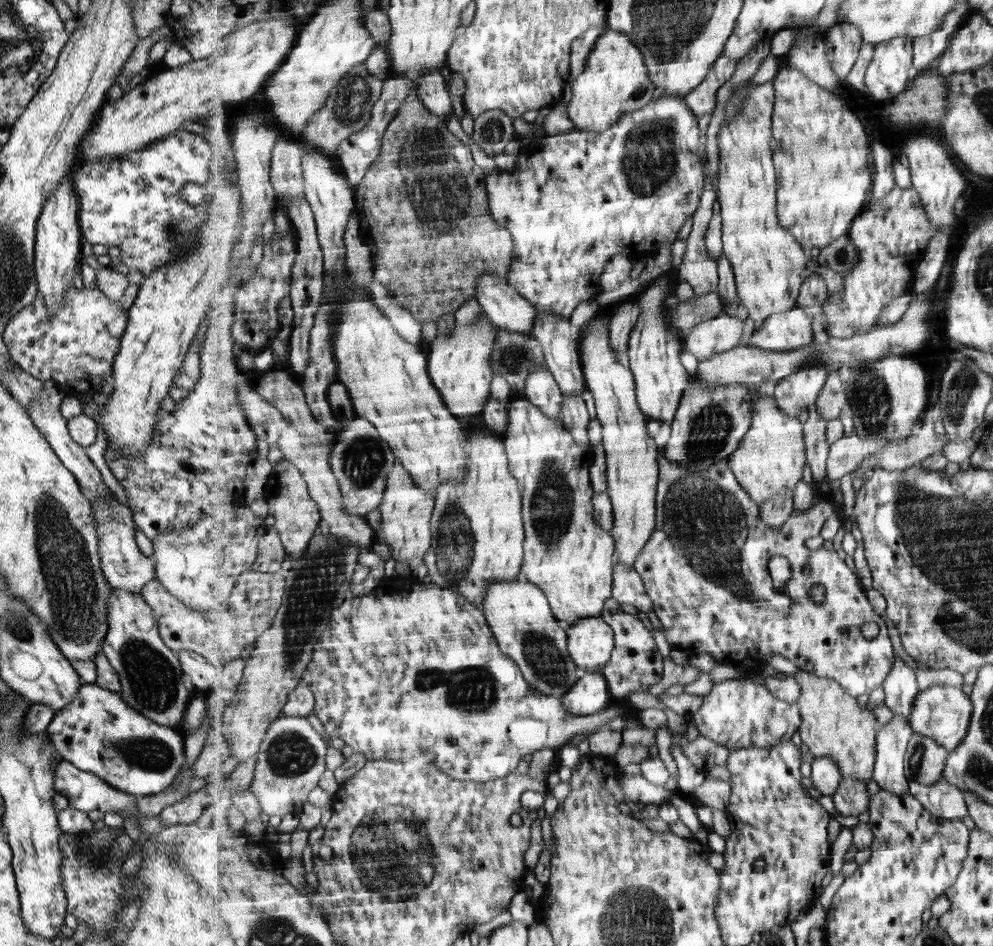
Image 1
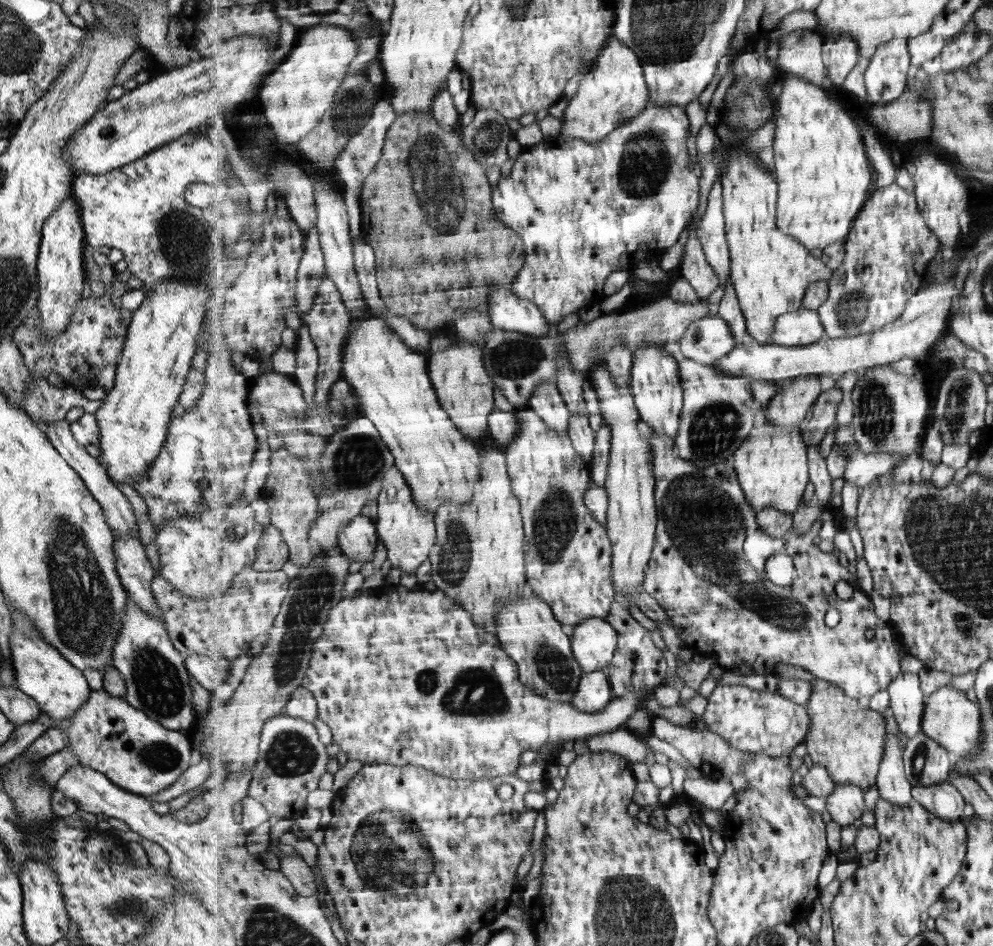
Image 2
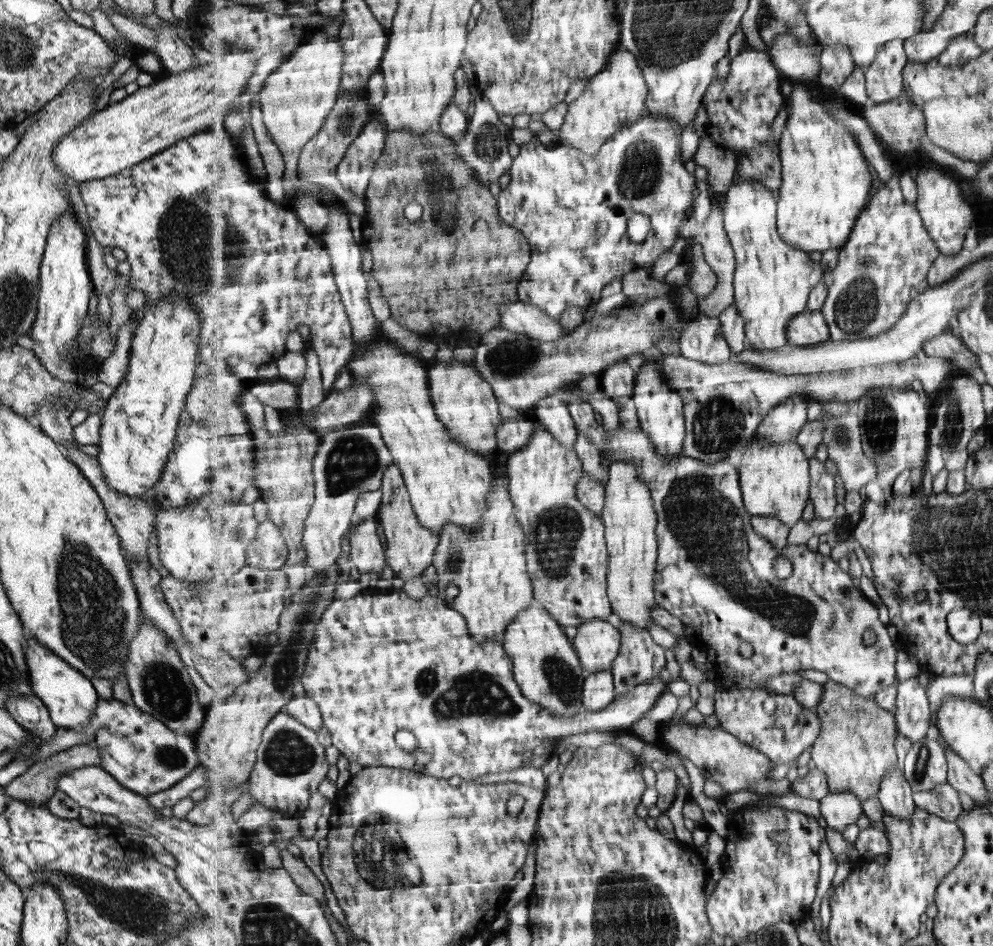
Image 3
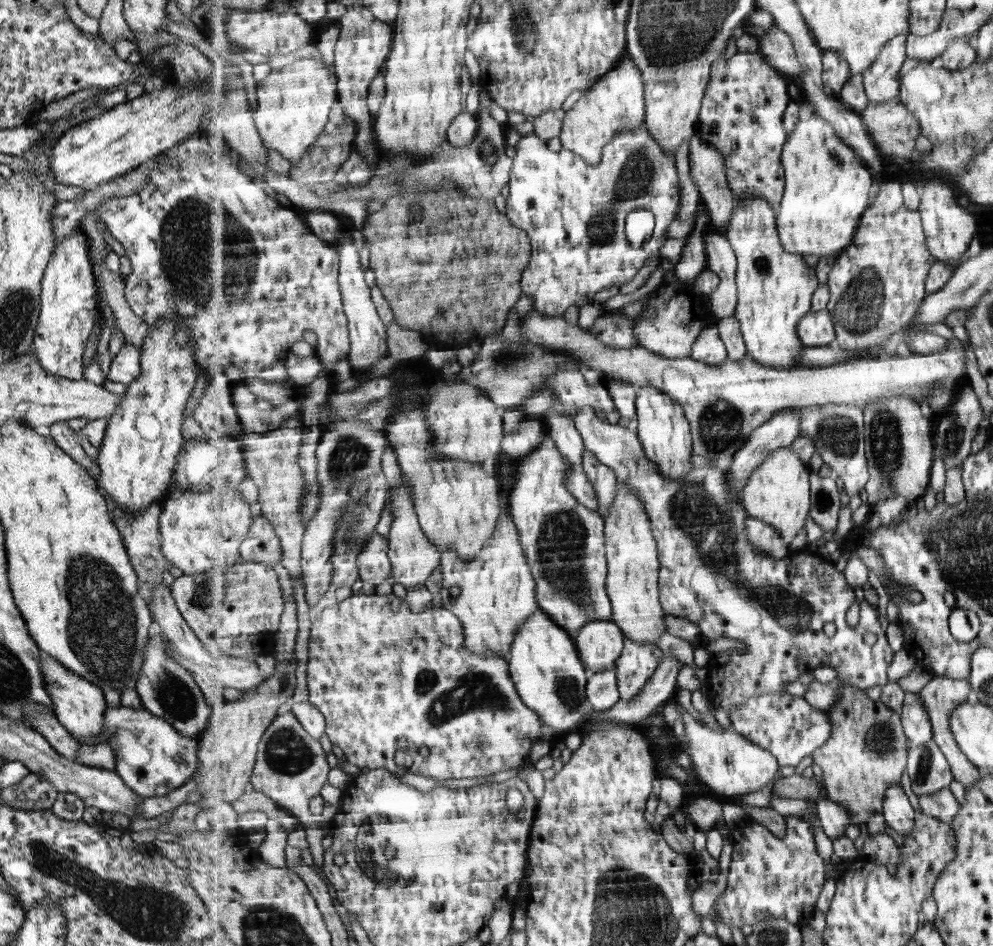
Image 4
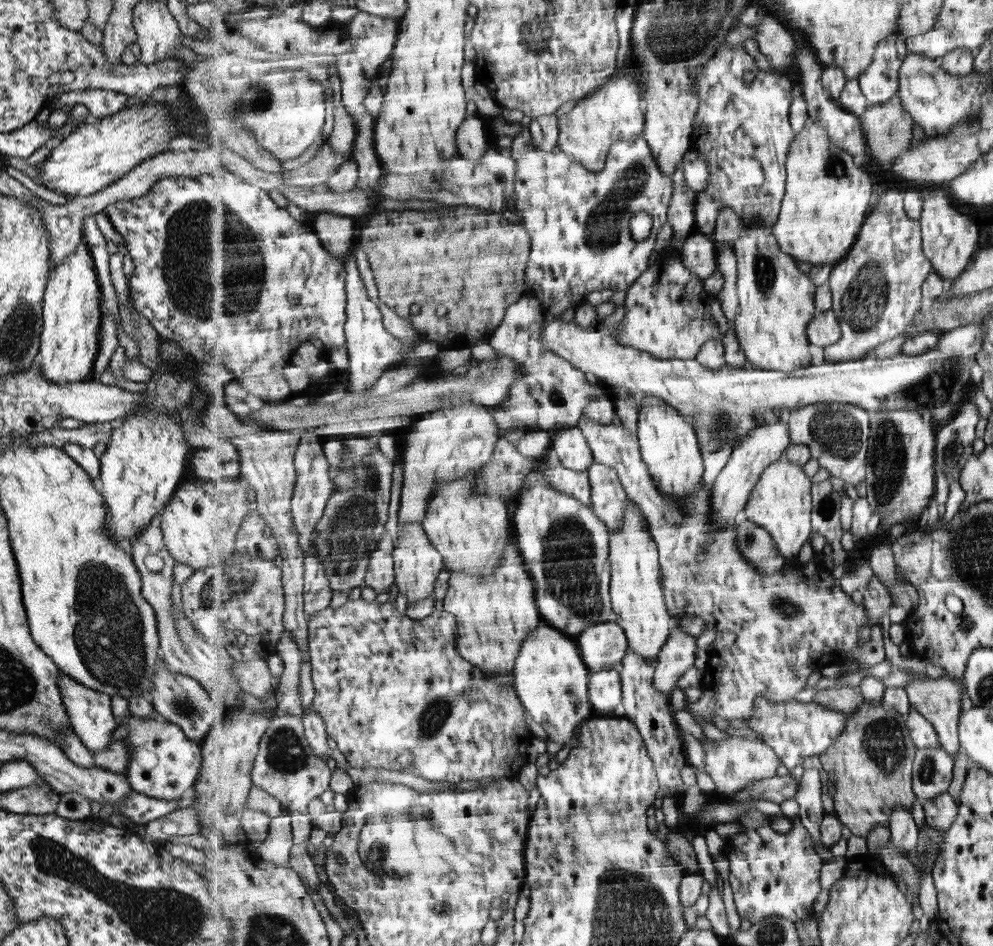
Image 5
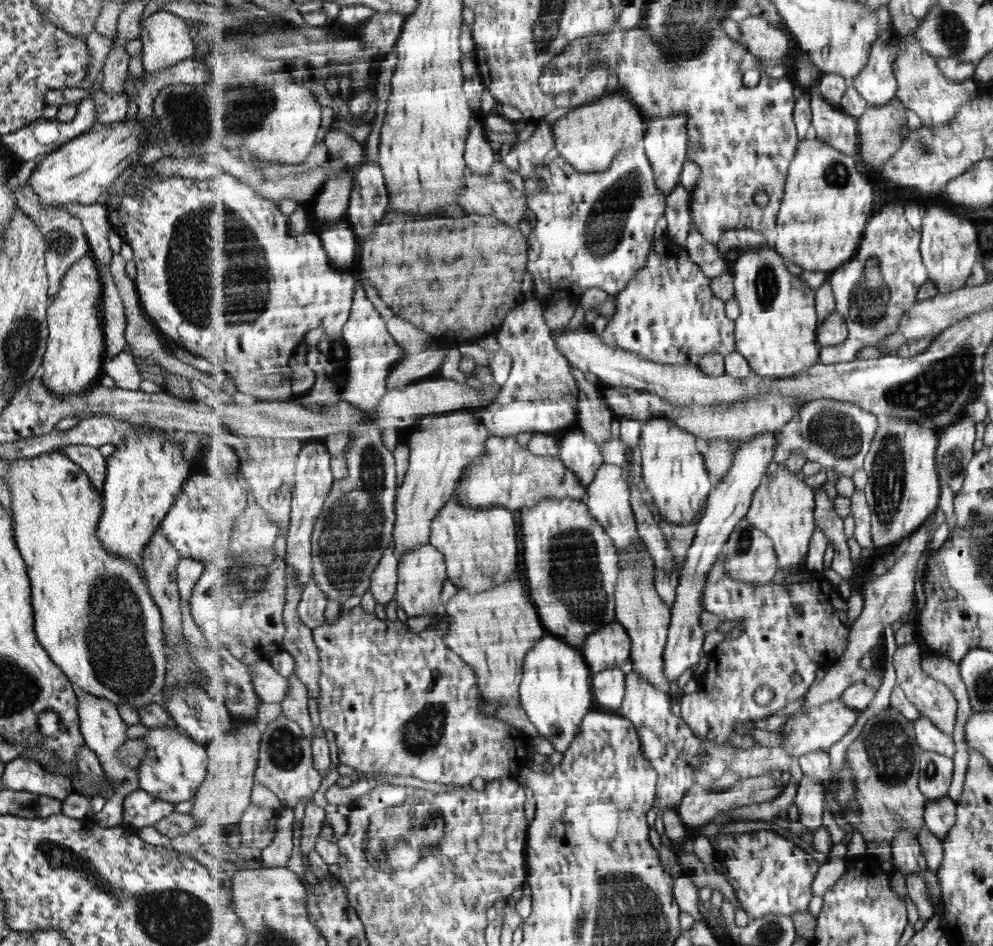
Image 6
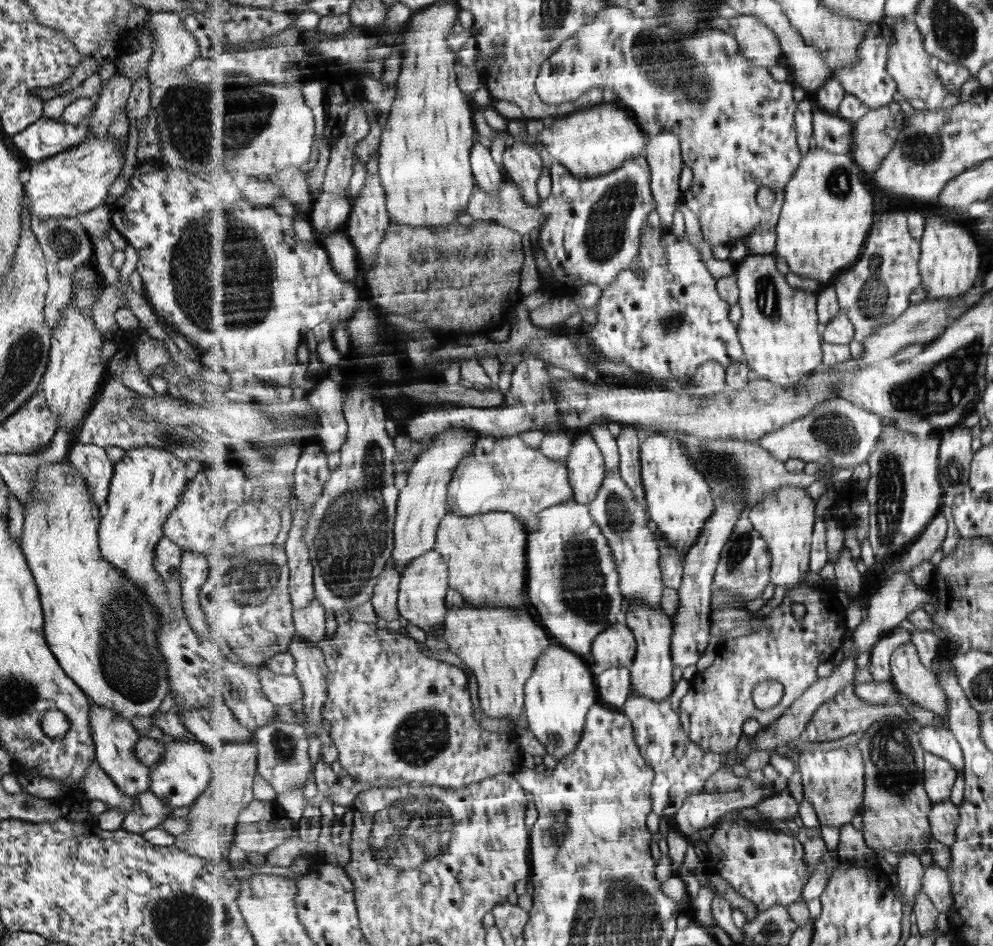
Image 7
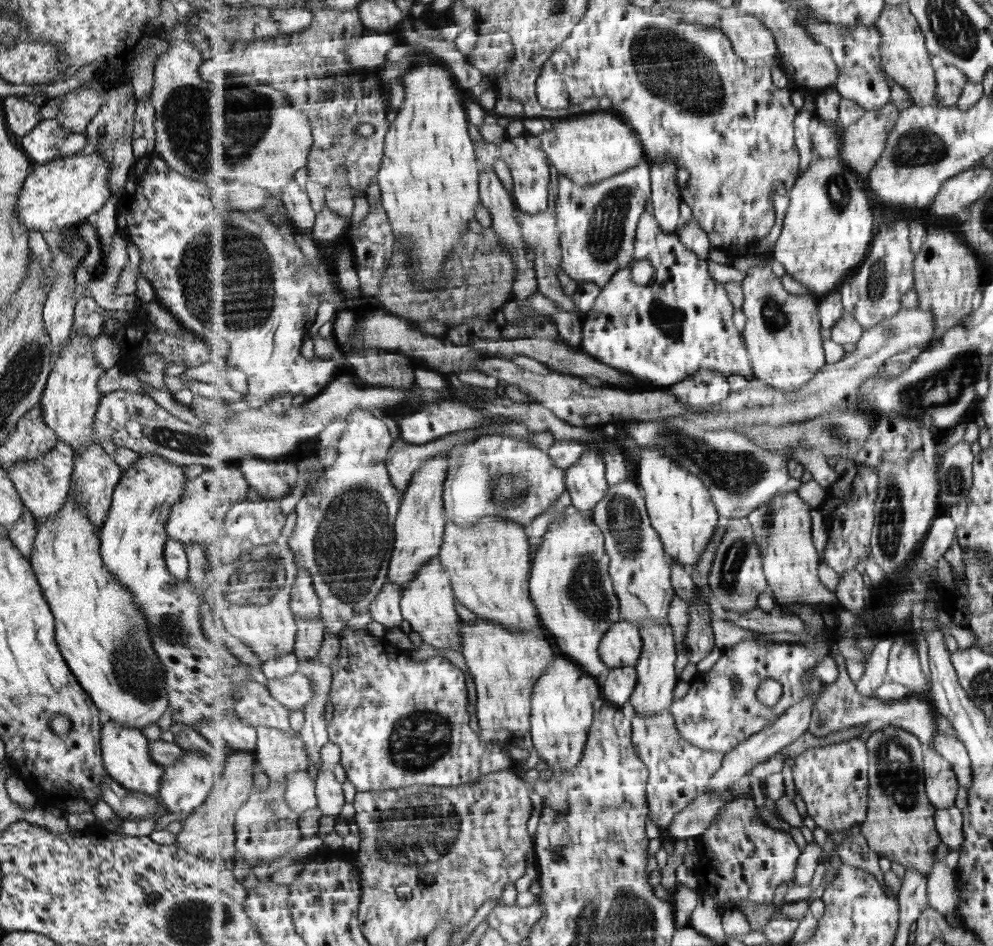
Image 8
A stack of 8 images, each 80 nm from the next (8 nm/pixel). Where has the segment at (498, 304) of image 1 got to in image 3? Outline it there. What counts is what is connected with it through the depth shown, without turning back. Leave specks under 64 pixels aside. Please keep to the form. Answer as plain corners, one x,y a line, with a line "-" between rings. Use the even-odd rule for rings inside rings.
519,301
501,307
500,312
501,323
506,330
535,340
554,341
569,336
569,332
561,328
557,319
553,319
537,305

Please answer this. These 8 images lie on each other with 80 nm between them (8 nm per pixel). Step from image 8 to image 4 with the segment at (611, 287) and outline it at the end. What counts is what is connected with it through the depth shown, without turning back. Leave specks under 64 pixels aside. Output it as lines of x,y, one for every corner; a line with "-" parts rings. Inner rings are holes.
677,266
663,275
661,283
647,294
647,302
635,323
635,338
638,346
648,348
664,357
687,358
692,356
693,344
701,338
704,330
719,326
717,314
712,312
706,297
697,290
694,282
681,283
677,276

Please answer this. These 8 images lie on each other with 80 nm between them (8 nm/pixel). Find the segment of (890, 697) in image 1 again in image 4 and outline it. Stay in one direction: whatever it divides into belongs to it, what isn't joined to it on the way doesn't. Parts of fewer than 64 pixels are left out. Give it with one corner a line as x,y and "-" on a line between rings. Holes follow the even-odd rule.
906,692
900,715
903,717
905,733
908,734
912,747
934,740
934,728
927,712
919,693

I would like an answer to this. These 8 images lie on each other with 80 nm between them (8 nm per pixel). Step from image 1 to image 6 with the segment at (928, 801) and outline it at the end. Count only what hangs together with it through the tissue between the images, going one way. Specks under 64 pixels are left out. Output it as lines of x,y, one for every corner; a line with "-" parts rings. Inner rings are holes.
949,796
929,801
925,821
930,832
942,842
957,821
957,802
953,802

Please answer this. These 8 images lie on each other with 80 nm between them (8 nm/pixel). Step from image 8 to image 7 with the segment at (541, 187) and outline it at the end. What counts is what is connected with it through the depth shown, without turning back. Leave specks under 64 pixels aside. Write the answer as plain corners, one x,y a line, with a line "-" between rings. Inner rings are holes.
513,142
503,152
503,168
511,180
521,187
525,200
538,208
537,182
543,172
543,158
539,149
529,142

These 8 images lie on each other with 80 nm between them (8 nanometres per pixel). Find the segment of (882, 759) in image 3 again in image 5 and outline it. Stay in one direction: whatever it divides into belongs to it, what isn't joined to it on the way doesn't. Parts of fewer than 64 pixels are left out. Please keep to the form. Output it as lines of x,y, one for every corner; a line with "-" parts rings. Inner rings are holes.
881,700
863,701
858,711
848,718
839,740
820,755
823,769
836,785
835,812
857,835
869,836
877,824
890,828
895,808
907,808
912,814
913,802
918,800
913,790
918,749
906,720
906,715
888,708

